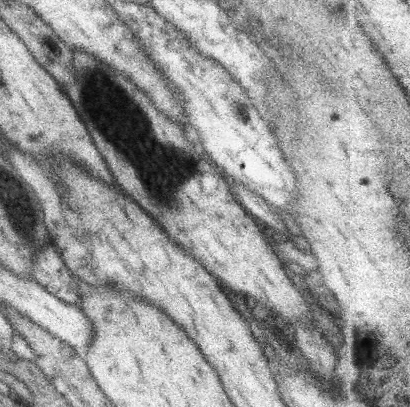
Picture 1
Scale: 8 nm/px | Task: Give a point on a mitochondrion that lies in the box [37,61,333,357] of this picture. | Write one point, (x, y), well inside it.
(162, 168)

